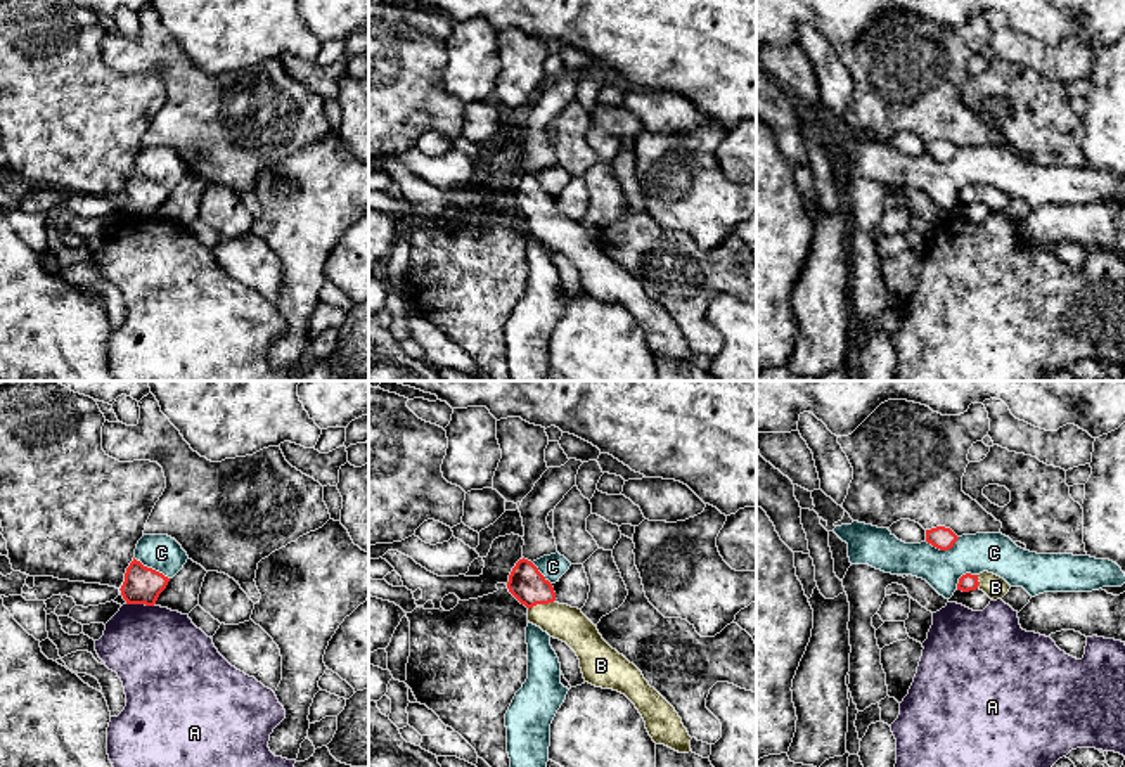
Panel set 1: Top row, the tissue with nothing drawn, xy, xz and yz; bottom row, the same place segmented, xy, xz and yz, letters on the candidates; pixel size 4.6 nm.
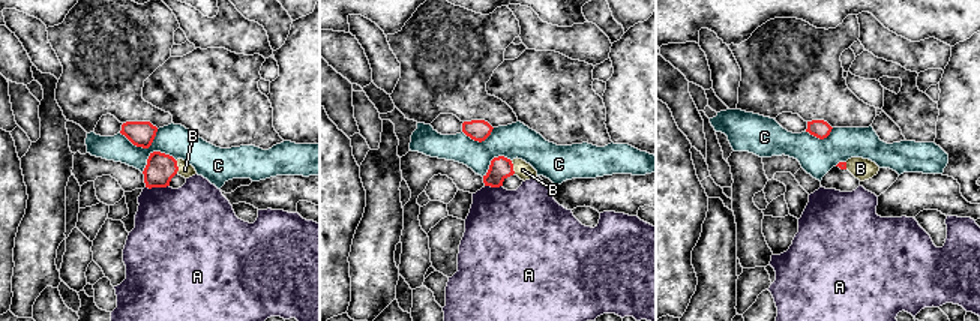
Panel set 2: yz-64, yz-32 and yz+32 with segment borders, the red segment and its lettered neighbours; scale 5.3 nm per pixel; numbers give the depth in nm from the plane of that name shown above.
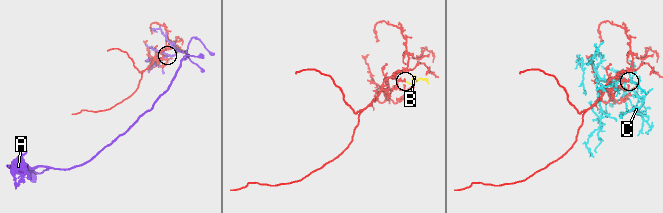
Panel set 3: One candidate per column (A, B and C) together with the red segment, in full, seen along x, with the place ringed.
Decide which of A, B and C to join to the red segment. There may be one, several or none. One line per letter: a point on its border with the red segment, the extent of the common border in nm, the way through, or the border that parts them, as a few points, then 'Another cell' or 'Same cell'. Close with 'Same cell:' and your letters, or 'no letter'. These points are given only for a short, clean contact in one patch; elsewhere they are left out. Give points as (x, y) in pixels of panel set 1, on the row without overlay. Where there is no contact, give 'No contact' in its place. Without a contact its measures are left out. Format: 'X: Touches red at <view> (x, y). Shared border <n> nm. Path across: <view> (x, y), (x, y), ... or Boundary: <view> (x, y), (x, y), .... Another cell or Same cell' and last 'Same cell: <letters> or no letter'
A: Touches red at xy (141, 215). Shared border 140 nm. Boundary: xy (127, 215), (154, 217). Another cell
B: Touches red at xz (540, 215). Shared border 130 nm. Path across: xz (527, 196), (540, 215), (563, 234). Same cell
C: Touches red at yz (942, 161). Shared border 170 nm. Another cell
Same cell: B

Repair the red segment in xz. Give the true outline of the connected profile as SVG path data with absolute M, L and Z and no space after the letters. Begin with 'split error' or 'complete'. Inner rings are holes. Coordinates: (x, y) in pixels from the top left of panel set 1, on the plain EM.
split error; M519 171L507 194L509 204L528 220L528 234L566 255L578 268L585 294L625 306L639 322L656 357L689 365L691 348L675 320L644 291L642 284L613 261L578 220L559 216L552 196Z

